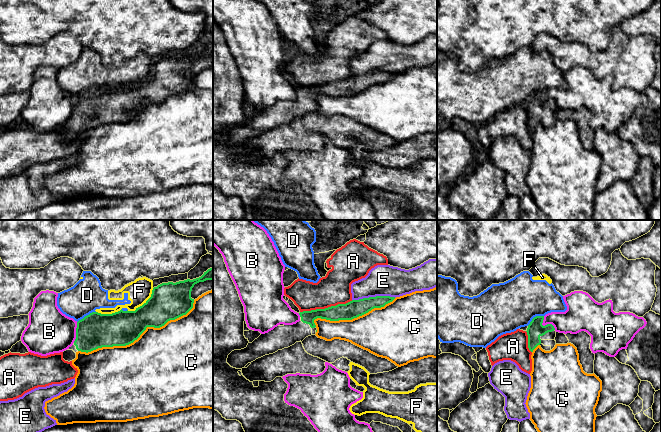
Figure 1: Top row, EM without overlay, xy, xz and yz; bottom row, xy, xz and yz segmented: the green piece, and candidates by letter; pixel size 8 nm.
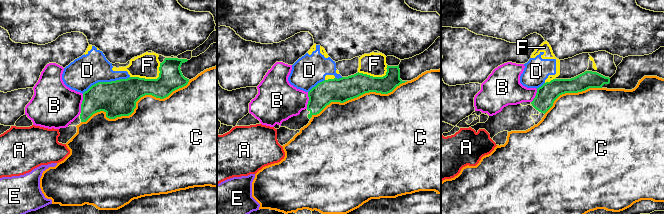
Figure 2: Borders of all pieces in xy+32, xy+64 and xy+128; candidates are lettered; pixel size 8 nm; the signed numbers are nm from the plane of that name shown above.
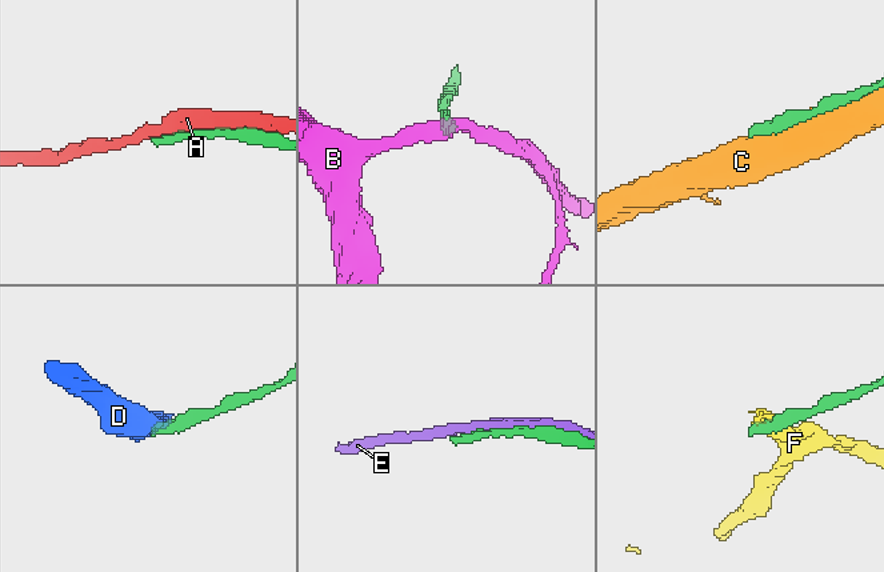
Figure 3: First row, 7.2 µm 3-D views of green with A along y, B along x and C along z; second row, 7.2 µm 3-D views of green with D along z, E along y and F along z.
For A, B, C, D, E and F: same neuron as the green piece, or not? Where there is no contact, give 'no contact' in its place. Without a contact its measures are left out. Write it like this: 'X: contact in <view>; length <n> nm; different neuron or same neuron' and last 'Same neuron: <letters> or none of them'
A: contact in xz; length 440 nm; different neuron
B: contact in yz; length 150 nm; different neuron
C: contact in xy; length 1000 nm; different neuron
D: contact in xy; length 180 nm; different neuron
E: contact in xz; length 360 nm; different neuron
F: contact in xy; length 280 nm; different neuron
Same neuron: none of them

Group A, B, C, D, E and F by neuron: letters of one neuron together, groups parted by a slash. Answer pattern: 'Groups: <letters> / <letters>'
Groups: A / B / C / D F / E

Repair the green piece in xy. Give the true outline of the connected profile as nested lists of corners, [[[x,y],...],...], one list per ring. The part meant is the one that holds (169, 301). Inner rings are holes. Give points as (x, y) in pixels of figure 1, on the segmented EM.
[[[213,268],[208,269],[201,277],[193,280],[162,283],[154,287],[151,297],[135,311],[123,311],[121,309],[112,314],[90,313],[77,322],[74,341],[76,349],[88,353],[102,347],[126,346],[137,340],[147,327],[160,328],[168,321],[186,315],[193,308],[192,288],[195,284],[206,280],[213,280]]]

